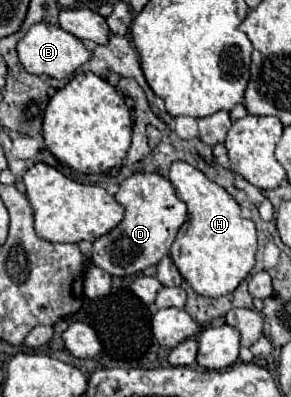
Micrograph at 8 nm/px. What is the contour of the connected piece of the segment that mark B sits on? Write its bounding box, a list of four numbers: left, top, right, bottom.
[17,22,93,78]

